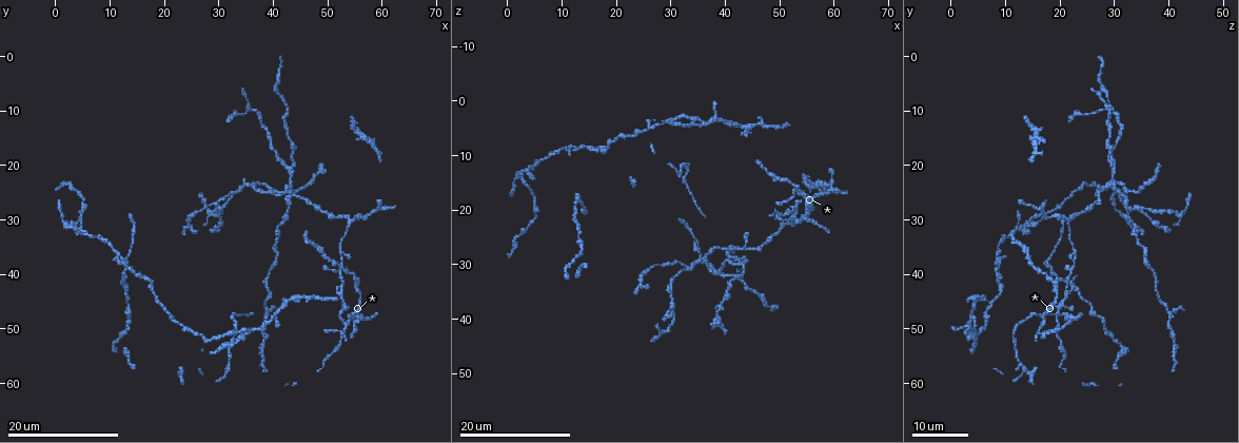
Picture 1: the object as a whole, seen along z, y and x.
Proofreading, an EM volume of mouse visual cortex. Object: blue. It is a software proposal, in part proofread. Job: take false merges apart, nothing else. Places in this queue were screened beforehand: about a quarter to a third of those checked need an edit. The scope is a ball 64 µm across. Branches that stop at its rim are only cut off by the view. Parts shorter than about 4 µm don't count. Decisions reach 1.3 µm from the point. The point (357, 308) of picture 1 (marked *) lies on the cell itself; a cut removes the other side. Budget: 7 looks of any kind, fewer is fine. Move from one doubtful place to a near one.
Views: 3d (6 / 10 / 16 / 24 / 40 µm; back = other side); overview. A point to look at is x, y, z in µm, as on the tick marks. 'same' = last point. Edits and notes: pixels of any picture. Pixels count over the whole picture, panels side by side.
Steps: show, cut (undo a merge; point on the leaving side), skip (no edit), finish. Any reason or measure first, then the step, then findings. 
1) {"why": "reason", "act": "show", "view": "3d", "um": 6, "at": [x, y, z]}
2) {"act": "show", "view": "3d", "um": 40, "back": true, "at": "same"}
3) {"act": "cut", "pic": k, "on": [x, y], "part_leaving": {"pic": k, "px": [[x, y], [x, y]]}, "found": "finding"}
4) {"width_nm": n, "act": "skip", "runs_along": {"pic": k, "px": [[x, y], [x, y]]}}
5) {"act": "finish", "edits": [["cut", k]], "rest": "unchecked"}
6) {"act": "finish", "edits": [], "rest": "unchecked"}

{"why": "three arms meet", "act": "show", "view": "3d", "um": 16, "at": [54.0, 30.5, 21.5]}

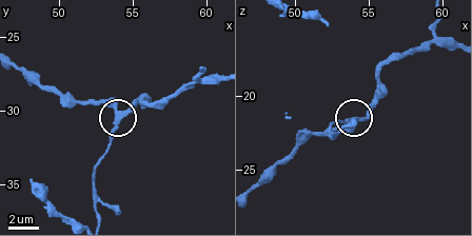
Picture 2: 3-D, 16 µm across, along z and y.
{"act": "show", "view": "3d", "um": 10, "at": [54.4, 30.2, 21.8]}

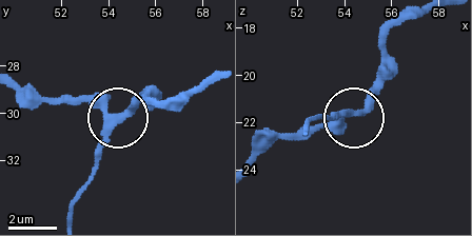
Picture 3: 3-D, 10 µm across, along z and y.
{"arms": 3, "act": "skip", "found": "continuous, no second cell"}

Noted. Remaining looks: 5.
{"why": "arms part here", "act": "show", "view": "3d", "um": 16, "at": [43.0, 20.5, 29.5]}

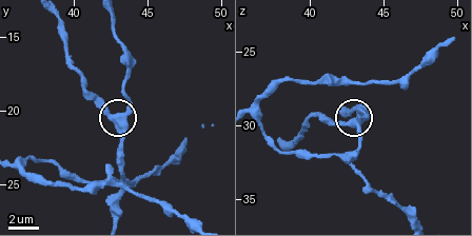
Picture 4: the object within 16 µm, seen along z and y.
{"act": "show", "view": "3d", "um": 6, "at": "same"}

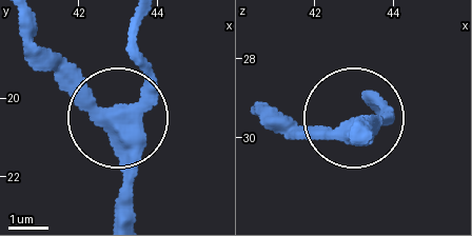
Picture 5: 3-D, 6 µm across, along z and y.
{"act": "skip", "runs_along": {"pic": 5, "px": [[128, 217], [124, 117], [144, 77], [138, 26]]}, "found": "all the same cell"}

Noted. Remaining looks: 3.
{"why": "two arms in line, one across", "act": "show", "view": "3d", "um": 24, "at": [35.5, 23.5, 29.0]}

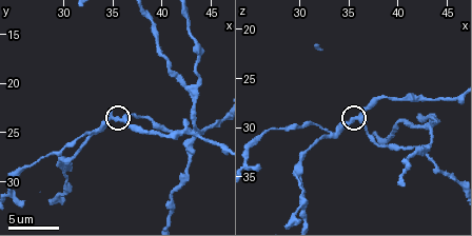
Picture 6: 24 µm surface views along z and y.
{"why": "closer look", "act": "show", "view": "3d", "um": 10, "at": [35.8, 23.8, 29.2]}

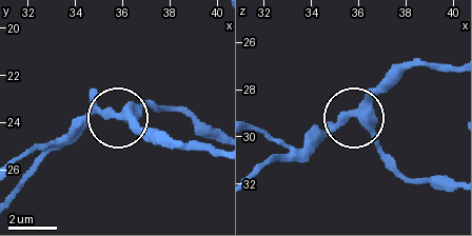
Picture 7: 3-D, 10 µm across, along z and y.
{"arms": 3, "act": "skip", "runs_along": {"pic": 7, "px": [[451, 72], [402, 67], [360, 109], [358, 120], [400, 173]]}, "found": "continuous, no second cell"}

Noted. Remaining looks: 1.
{"act": "finish", "edits": [], "rest": "unchecked"}

